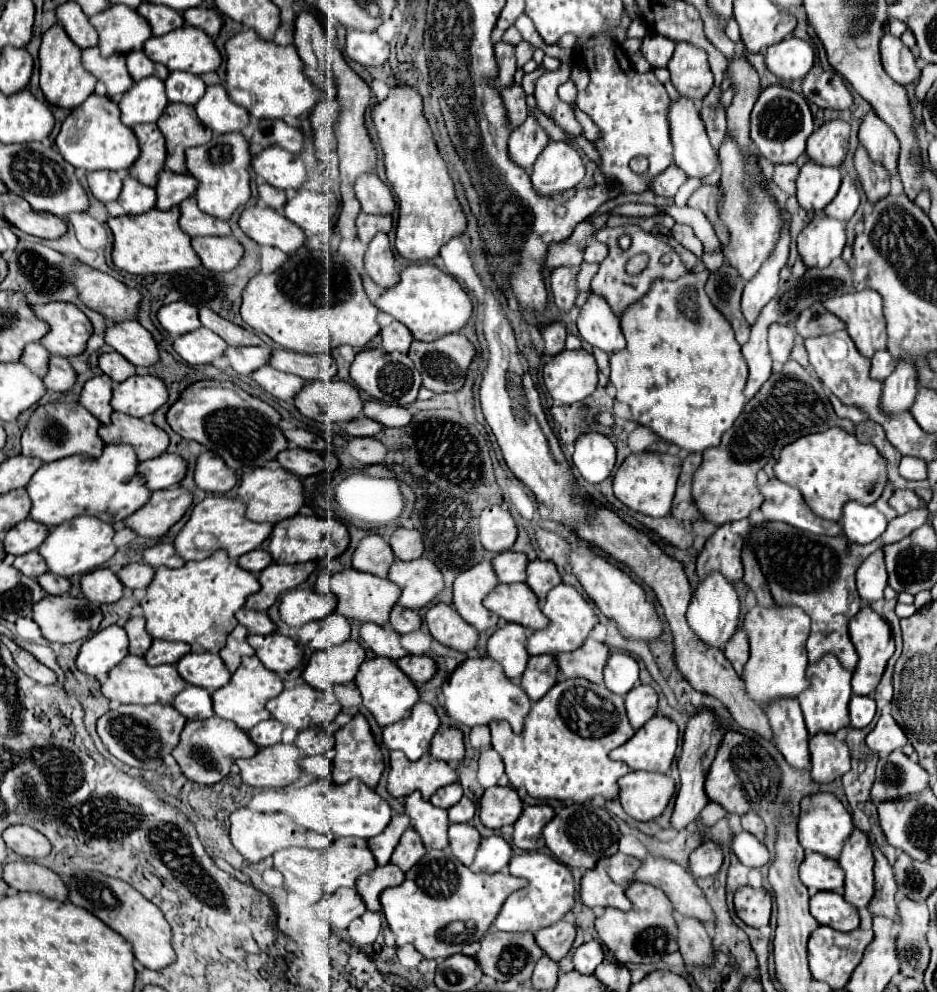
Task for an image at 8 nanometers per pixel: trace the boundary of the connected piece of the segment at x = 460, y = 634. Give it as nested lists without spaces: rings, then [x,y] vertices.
[[[433,604],[425,614],[425,622],[429,626],[431,636],[441,644],[459,652],[469,652],[475,648],[477,630],[471,628],[451,604]]]

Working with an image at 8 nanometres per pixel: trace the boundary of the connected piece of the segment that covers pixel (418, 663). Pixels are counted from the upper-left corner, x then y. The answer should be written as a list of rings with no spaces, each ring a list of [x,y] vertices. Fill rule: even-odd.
[[[423,654],[423,656],[403,656],[397,660],[397,666],[413,680],[413,682],[427,682],[435,672],[437,672],[437,664],[431,656]]]

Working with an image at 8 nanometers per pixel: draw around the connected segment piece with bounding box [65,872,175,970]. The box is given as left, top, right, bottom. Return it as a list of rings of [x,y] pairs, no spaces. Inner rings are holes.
[[[77,872],[65,880],[69,894],[67,900],[75,906],[81,906],[101,918],[109,928],[119,932],[125,940],[133,944],[135,958],[151,970],[161,970],[175,960],[175,952],[171,948],[171,930],[163,916],[163,912],[149,902],[143,894],[139,894],[133,886],[119,878],[111,878],[99,872]]]

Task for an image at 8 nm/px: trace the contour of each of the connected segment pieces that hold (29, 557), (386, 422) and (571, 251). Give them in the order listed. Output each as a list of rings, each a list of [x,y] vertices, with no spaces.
[[[35,550],[35,552],[27,552],[27,554],[17,556],[15,562],[13,562],[13,566],[15,566],[17,570],[21,570],[23,574],[33,576],[33,578],[37,578],[37,576],[41,576],[41,574],[47,572],[47,564],[43,562],[43,558],[39,556],[37,550]]]
[[[369,400],[363,404],[363,414],[387,428],[399,428],[399,426],[407,426],[411,420],[411,412],[403,406],[389,406],[389,404],[381,404],[375,400]]]
[[[591,220],[581,222],[573,234],[563,242],[553,242],[545,256],[545,268],[553,270],[559,266],[579,266],[583,262],[583,250],[587,246],[589,236],[593,234]]]

